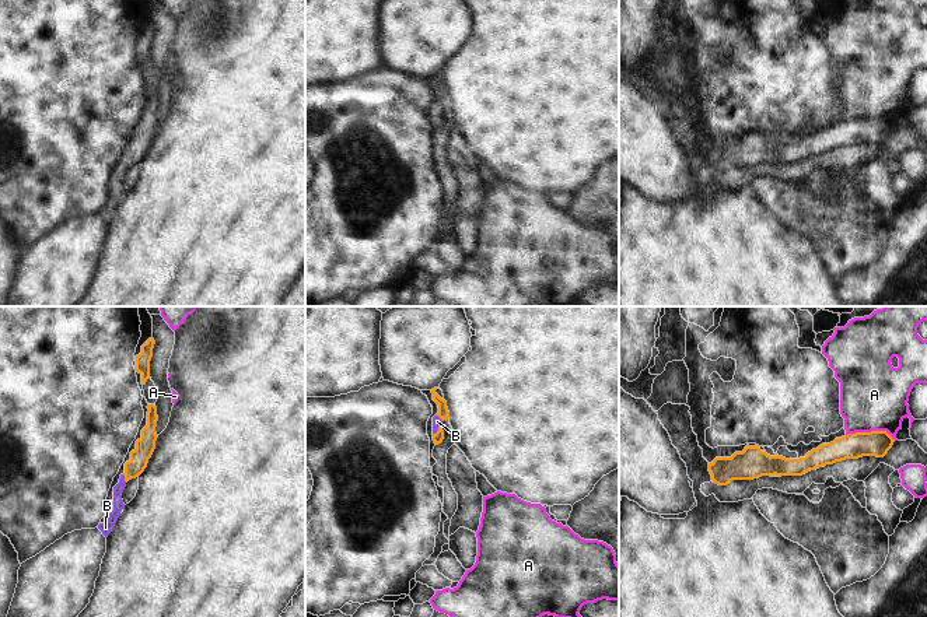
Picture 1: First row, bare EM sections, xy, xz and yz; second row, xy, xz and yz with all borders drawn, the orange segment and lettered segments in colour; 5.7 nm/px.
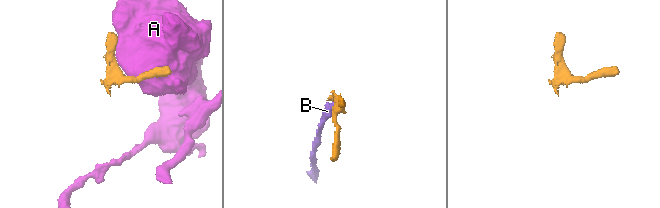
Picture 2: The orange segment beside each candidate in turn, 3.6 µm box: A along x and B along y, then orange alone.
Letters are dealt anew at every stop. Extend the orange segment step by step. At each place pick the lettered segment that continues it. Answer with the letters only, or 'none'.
B

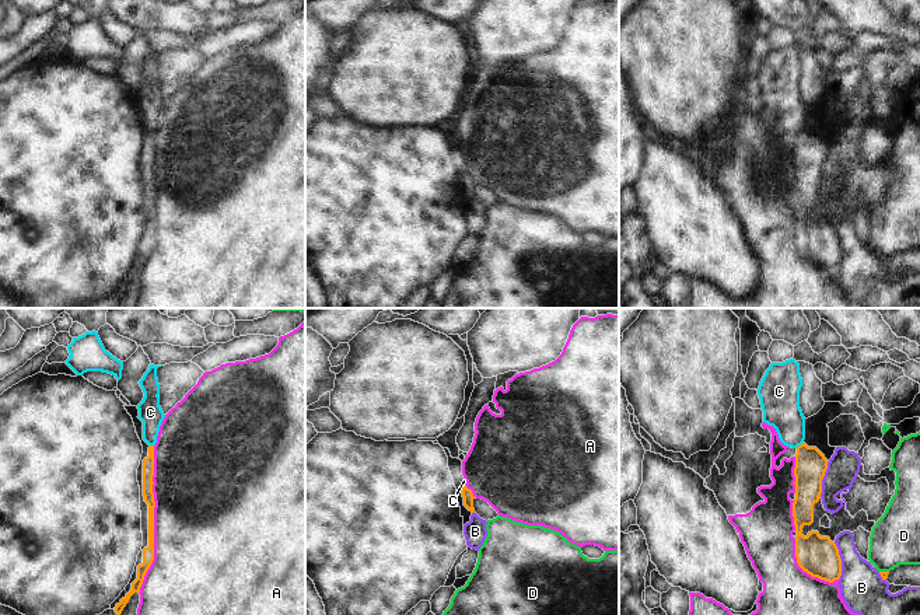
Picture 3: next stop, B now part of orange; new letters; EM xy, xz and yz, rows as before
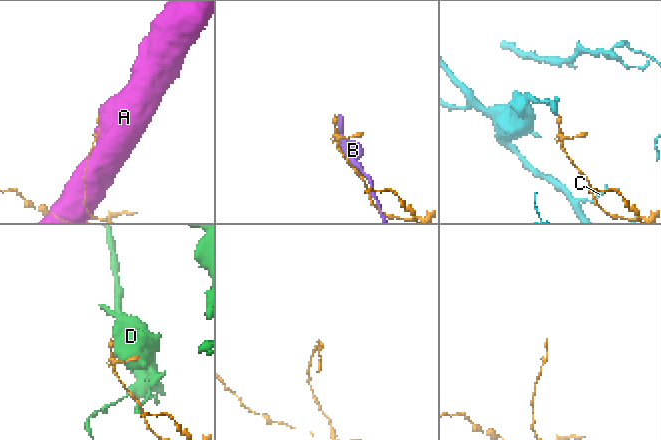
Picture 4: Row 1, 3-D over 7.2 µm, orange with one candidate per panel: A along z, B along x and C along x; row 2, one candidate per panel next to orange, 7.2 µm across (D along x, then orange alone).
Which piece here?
none

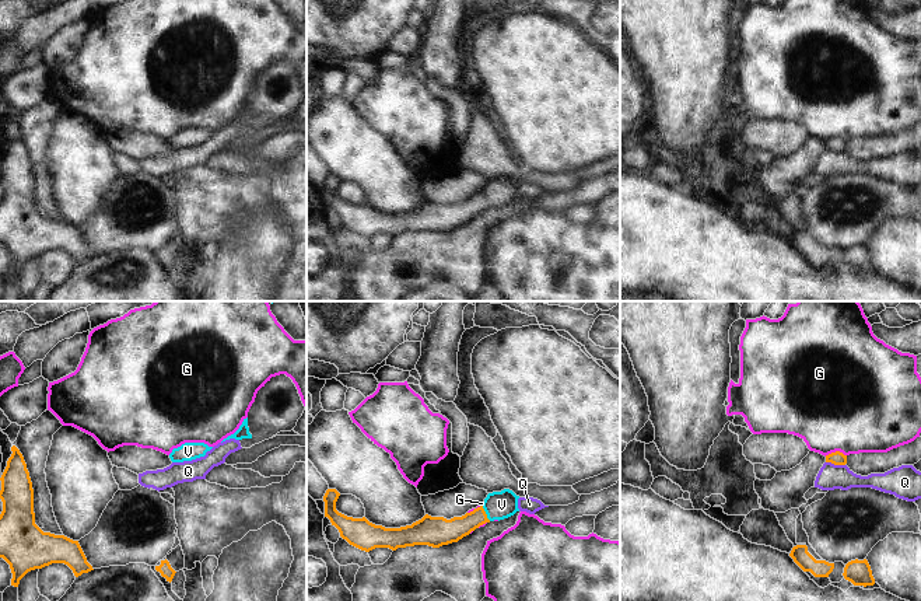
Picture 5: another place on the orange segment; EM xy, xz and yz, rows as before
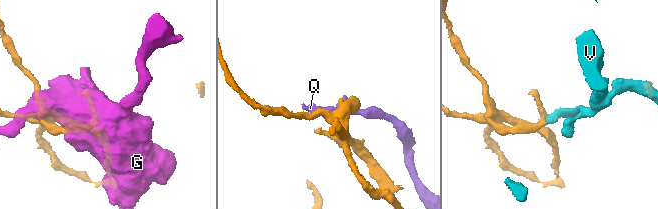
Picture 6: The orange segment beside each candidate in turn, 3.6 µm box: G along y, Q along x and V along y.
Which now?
V

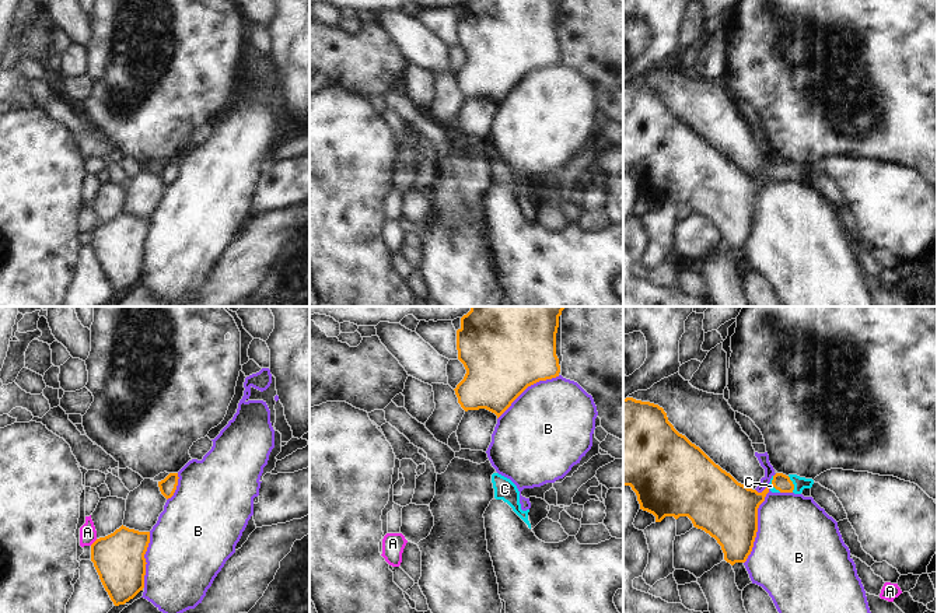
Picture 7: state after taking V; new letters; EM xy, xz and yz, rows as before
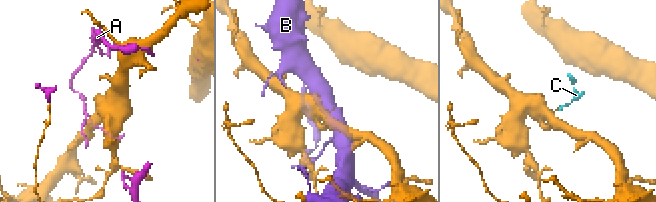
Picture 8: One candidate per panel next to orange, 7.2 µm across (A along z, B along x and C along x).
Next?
C

